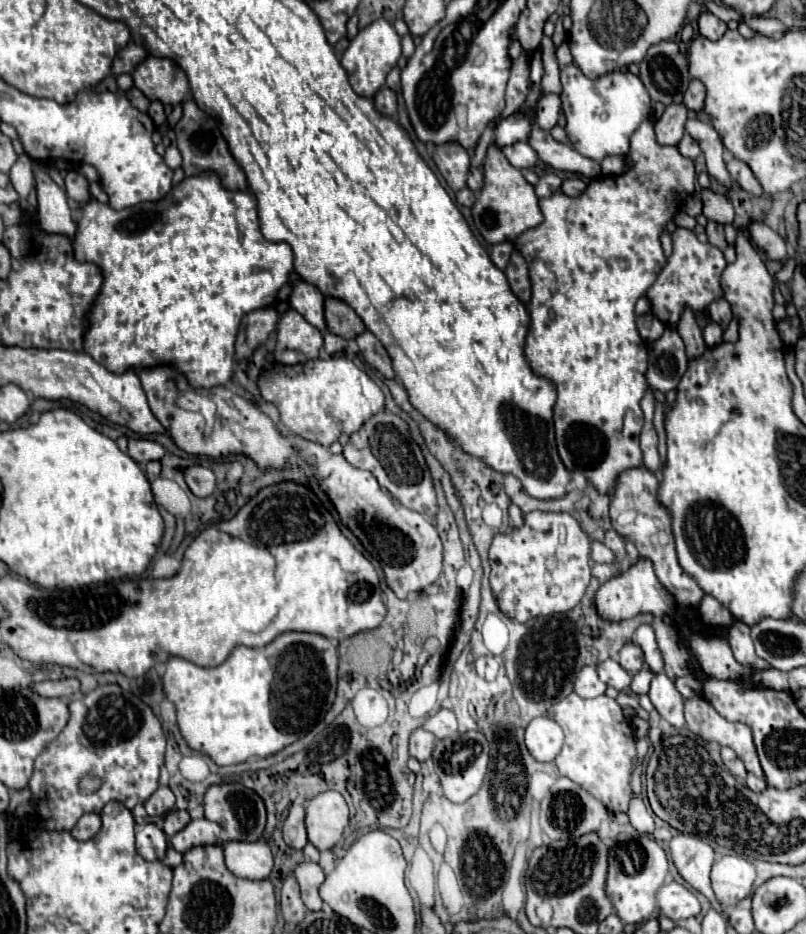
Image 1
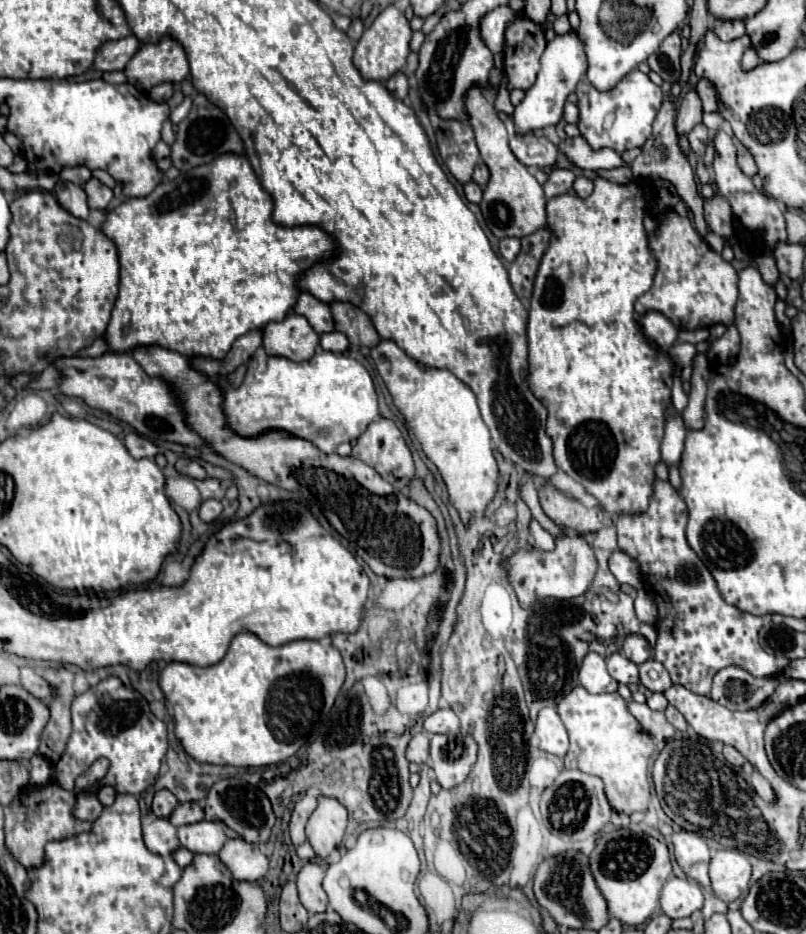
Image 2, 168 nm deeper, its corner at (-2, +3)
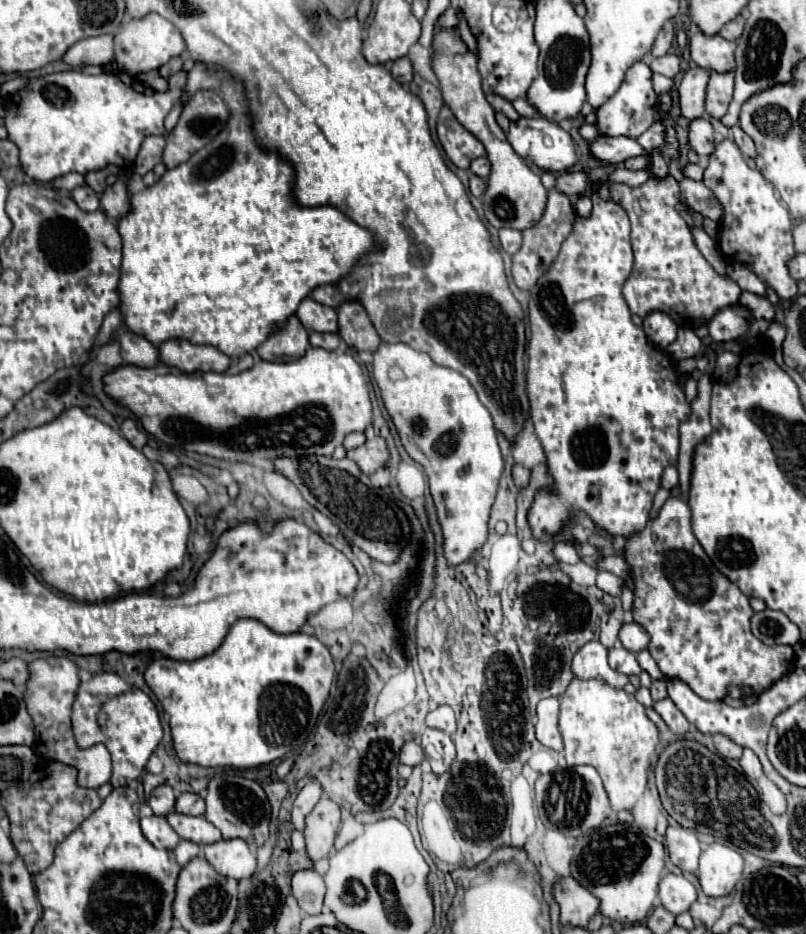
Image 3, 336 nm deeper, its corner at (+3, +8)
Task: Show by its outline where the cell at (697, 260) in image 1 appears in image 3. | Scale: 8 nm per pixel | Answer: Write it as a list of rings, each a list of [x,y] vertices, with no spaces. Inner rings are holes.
[[[673,176],[665,180],[649,178],[637,188],[611,184],[611,198],[621,204],[631,218],[631,244],[635,254],[633,272],[623,286],[623,296],[631,314],[645,318],[649,312],[659,310],[669,314],[681,328],[699,328],[721,308],[735,306],[741,288],[731,278],[717,274],[697,250],[691,228],[675,210],[679,194],[679,184]]]

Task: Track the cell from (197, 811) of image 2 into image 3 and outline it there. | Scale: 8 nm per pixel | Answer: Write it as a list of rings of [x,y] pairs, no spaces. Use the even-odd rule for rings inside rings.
[[[183,792],[177,796],[175,802],[175,810],[177,814],[191,814],[191,816],[201,816],[205,812],[205,802],[199,794],[191,794],[191,792]]]

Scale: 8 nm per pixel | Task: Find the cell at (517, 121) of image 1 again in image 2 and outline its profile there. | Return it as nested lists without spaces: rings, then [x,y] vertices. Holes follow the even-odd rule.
[[[576,31],[556,35],[552,41],[548,41],[540,63],[542,63],[542,67],[538,71],[536,83],[526,91],[524,101],[514,109],[514,115],[512,115],[520,133],[556,125],[564,115],[564,103],[566,103],[568,95],[576,91],[578,81],[584,79],[586,69],[588,69],[586,51],[584,51],[584,45],[582,45],[580,37],[576,35]]]

